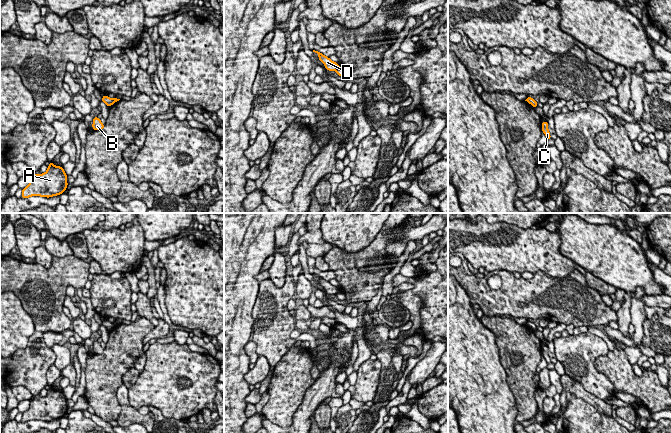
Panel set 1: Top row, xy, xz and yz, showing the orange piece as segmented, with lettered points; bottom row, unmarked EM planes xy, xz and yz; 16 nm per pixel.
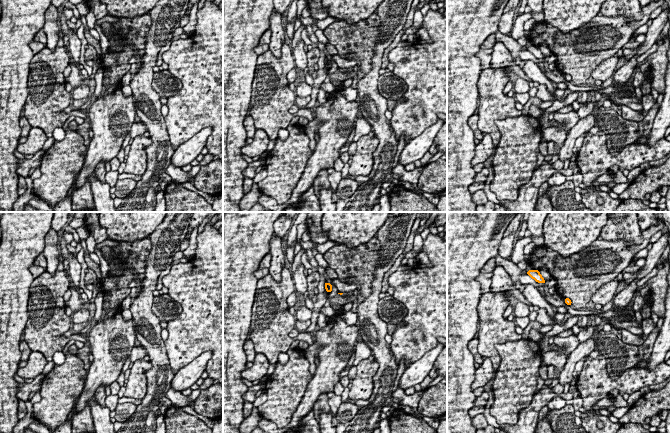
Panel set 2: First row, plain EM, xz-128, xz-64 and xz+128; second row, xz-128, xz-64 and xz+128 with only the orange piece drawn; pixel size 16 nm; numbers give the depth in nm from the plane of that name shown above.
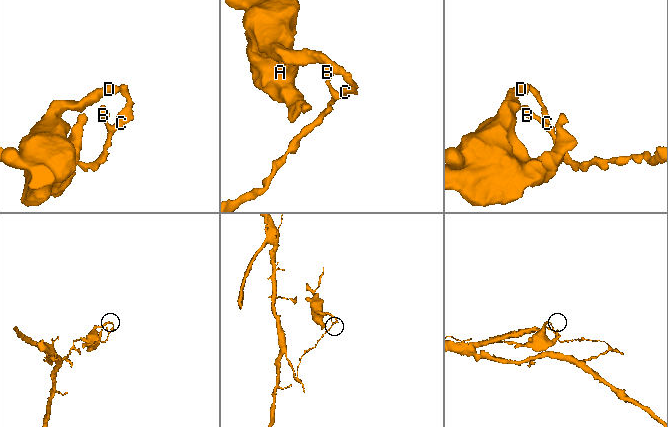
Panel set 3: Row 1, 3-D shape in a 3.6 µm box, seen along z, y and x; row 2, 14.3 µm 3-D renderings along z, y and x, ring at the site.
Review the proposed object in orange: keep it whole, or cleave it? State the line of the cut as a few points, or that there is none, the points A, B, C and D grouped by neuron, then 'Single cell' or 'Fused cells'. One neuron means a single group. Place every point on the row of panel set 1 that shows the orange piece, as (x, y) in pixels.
Split along xz (340, 67), (335, 70). Groups: A D / B C. Fused cells

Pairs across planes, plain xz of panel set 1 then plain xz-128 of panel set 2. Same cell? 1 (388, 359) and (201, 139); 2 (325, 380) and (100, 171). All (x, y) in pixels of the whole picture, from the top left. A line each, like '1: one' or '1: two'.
1: two
2: two

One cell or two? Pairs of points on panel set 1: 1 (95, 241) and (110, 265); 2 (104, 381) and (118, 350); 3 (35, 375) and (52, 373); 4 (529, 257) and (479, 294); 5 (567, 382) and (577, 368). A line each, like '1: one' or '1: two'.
1: one
2: one
3: two
4: two
5: two

